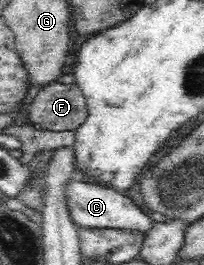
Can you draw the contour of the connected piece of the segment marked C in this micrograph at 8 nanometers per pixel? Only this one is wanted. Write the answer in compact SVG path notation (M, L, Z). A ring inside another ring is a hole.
M77 176L72 179L72 182L68 182L66 202L72 220L77 226L83 228L130 229L146 234L153 225L153 220L123 192L118 193L112 188L84 182Z

